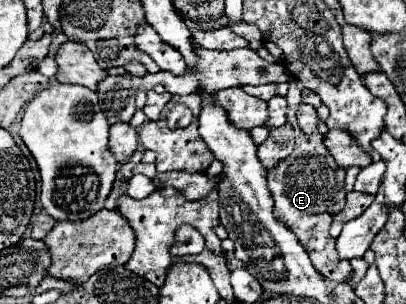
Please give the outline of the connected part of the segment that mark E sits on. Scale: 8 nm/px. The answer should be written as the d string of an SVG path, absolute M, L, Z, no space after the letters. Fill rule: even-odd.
M301 133L295 141L293 153L283 159L277 167L269 169L267 175L271 195L275 199L275 215L287 223L287 227L299 237L301 245L309 253L313 267L331 281L349 281L351 265L347 259L341 259L335 249L335 239L329 237L329 225L333 217L343 209L345 203L345 171L335 165L335 159L323 145L323 135Z

